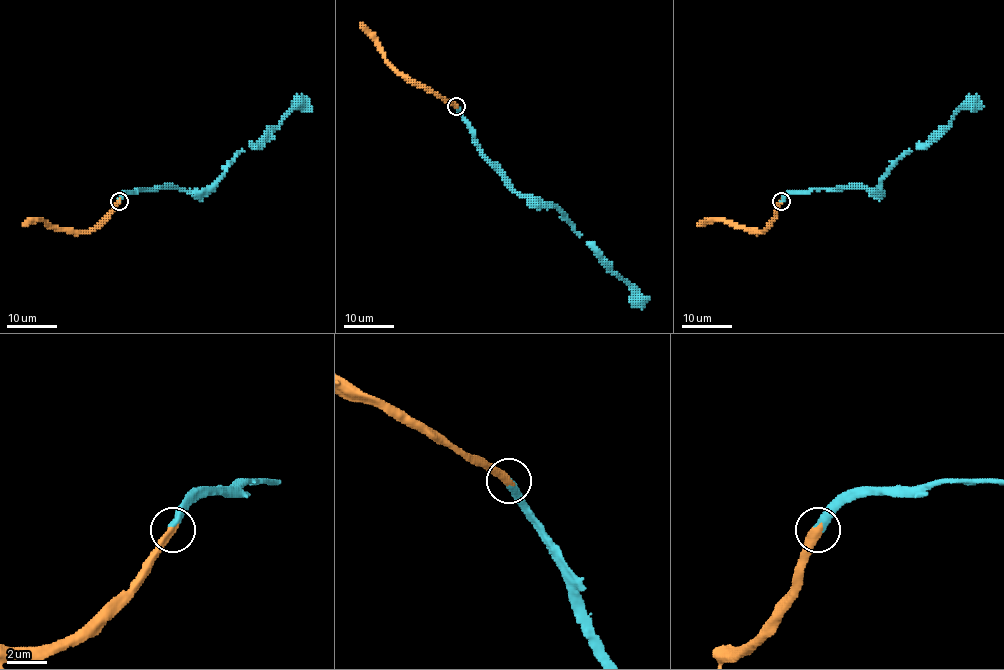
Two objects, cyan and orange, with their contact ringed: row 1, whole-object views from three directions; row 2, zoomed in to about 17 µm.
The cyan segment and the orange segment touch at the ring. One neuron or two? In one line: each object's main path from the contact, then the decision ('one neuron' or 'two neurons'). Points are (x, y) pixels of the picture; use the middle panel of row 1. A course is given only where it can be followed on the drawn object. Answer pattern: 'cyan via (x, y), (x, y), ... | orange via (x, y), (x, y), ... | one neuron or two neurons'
cyan via (455, 107), (478, 150), (501, 178), (523, 195), (554, 205), (598, 259), (628, 283), (632, 298), (642, 308) | orange via (457, 107), (425, 88), (417, 87), (391, 64), (379, 43), (361, 23) | one neuron

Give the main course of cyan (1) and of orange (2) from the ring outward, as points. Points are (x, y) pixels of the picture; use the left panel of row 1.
1: (118, 201), (129, 190), (179, 188), (185, 191), (202, 191), (234, 158), (261, 140), (295, 107), (305, 105)
2: (119, 201), (88, 230), (53, 229), (42, 220), (29, 220), (23, 226)

